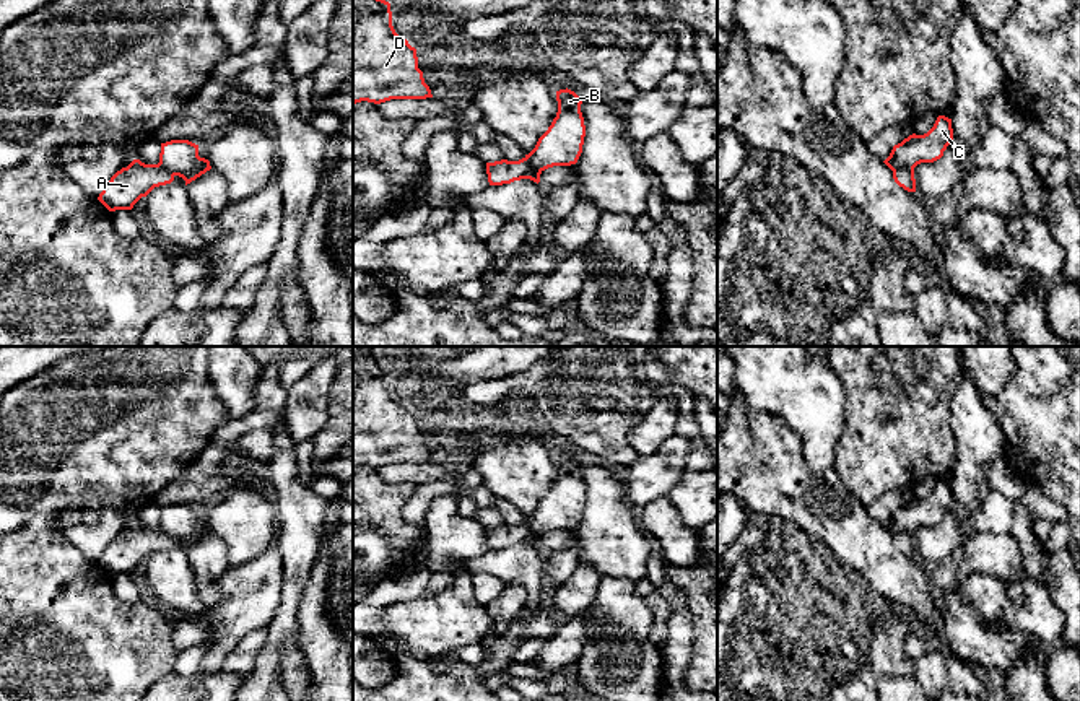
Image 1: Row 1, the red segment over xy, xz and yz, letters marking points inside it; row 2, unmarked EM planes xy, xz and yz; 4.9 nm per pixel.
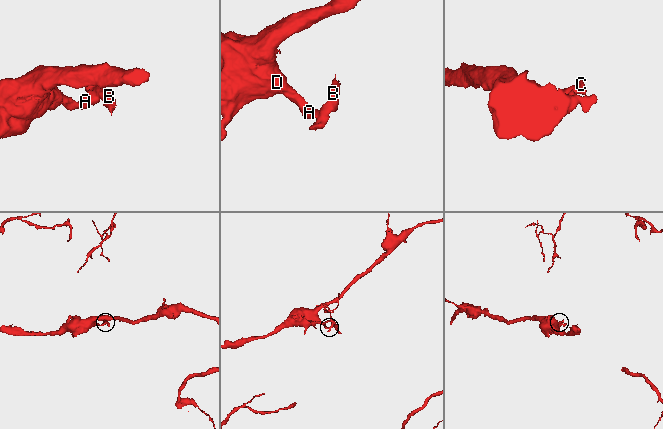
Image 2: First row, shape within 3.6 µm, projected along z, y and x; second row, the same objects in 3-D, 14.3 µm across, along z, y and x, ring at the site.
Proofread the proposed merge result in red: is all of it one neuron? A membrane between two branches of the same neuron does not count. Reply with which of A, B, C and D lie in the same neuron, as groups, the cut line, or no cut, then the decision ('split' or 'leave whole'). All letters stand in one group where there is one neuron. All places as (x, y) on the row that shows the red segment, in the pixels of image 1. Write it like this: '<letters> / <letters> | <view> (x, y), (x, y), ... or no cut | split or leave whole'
A D / B C | xz (524, 158), (531, 169), (526, 178) | split

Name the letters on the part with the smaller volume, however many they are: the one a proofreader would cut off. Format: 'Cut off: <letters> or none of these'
Cut off: B, C

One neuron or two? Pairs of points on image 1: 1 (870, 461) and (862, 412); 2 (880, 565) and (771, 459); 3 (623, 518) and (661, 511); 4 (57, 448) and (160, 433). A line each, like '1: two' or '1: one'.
1: one
2: one
3: two
4: one

